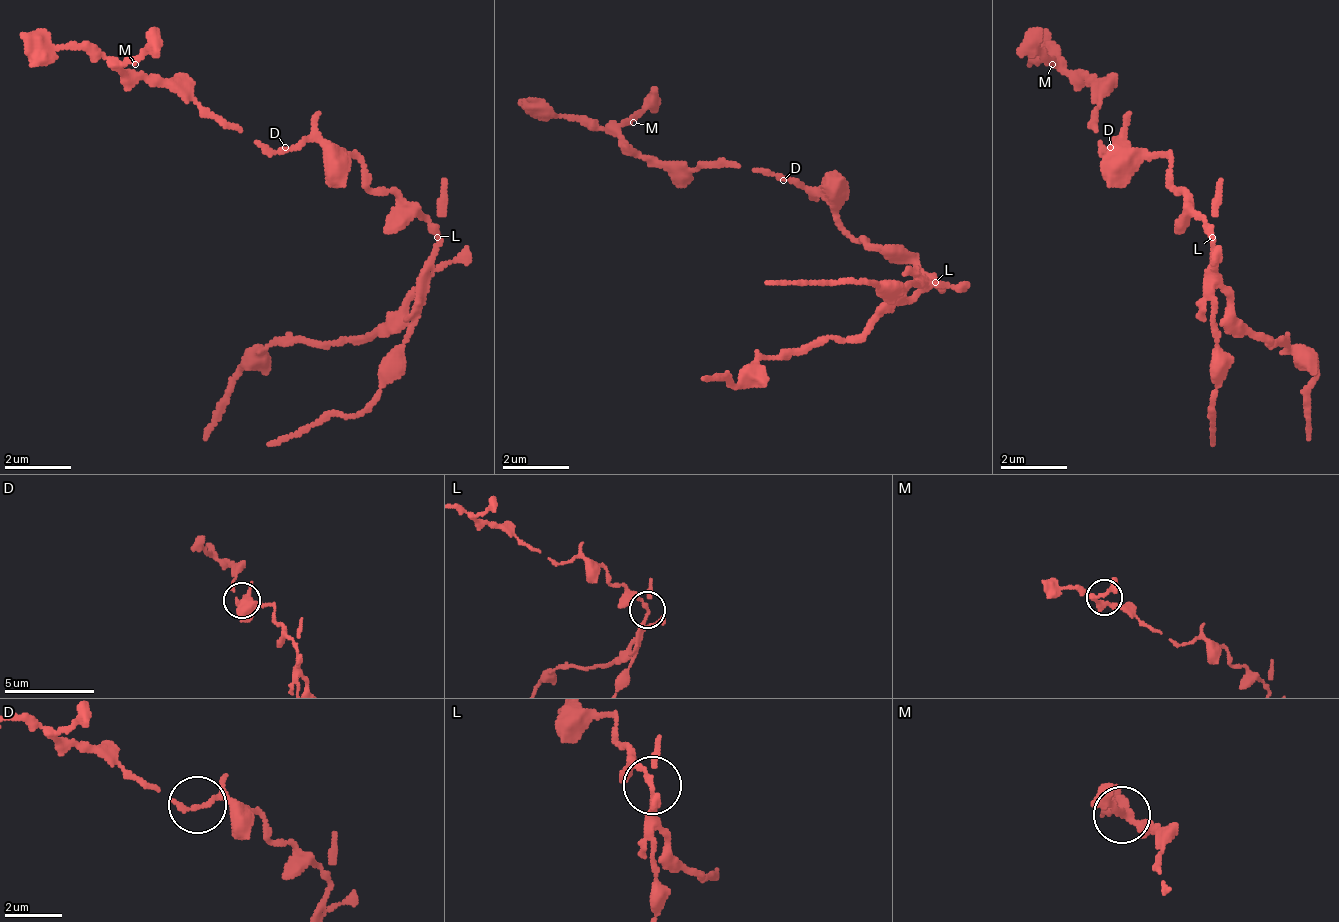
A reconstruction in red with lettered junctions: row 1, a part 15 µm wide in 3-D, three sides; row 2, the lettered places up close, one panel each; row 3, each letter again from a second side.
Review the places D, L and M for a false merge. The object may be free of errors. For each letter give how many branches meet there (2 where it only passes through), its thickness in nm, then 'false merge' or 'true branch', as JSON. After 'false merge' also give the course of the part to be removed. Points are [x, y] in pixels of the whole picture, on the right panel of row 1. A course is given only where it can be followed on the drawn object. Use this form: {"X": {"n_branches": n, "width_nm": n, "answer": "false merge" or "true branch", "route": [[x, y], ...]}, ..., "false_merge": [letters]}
{"D": {"n_branches": 2, "width_nm": 150, "answer": "true branch"}, "L": {"n_branches": 4, "width_nm": 150, "answer": "false merge", "route": [[1210, 239], [1210, 280], [1252, 330], [1285, 347], [1310, 380], [1310, 439]]}, "M": {"n_branches": 4, "width_nm": 200, "answer": "true branch"}, "false_merge": ["L"]}

